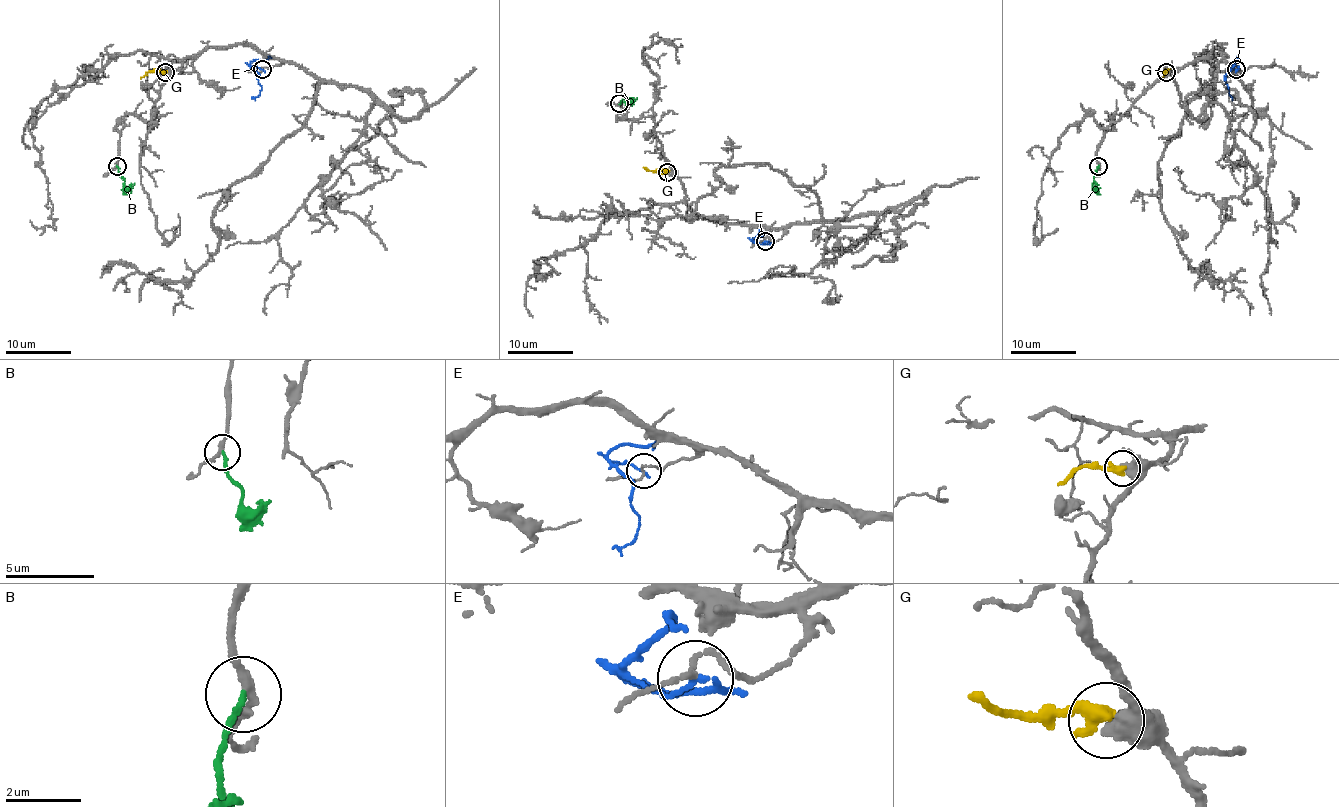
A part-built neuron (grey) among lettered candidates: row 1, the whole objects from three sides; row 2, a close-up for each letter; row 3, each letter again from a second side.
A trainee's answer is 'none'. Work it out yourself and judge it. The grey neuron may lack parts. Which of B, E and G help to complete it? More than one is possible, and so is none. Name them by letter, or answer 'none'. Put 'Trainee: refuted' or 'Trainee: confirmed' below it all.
B
Trainee: refuted

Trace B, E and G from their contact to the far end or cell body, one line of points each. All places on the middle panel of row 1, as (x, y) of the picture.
B: (619, 104), (637, 97)
E: (765, 241), (757, 244), (754, 241), (760, 231), (764, 234), (754, 237)
G: (668, 172), (643, 167)

